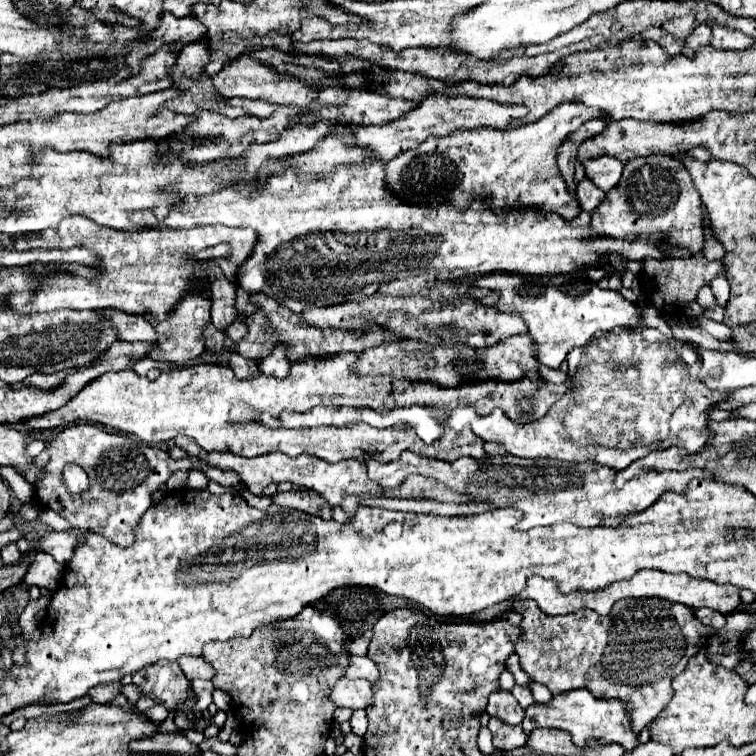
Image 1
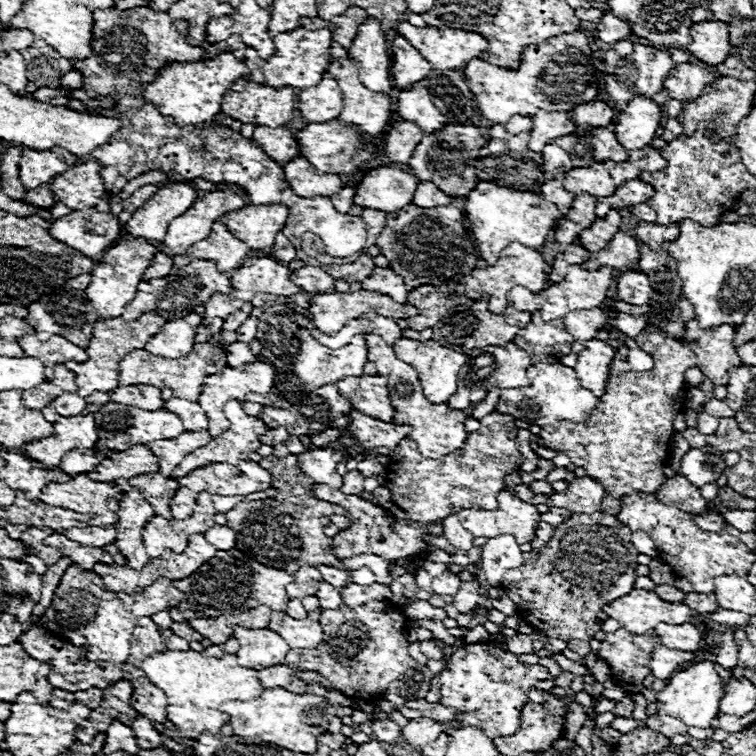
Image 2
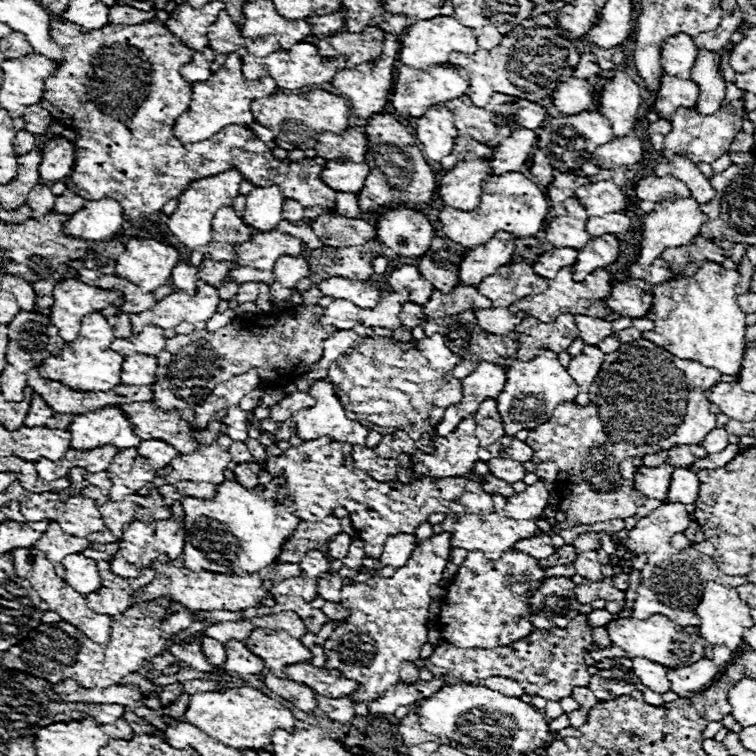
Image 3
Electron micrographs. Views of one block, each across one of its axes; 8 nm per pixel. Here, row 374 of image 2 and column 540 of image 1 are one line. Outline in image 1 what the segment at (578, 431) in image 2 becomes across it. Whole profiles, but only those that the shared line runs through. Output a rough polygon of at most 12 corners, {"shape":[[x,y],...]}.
{"shape":[[516,602],[516,654],[554,696],[626,702],[634,732],[714,634],[692,608]]}

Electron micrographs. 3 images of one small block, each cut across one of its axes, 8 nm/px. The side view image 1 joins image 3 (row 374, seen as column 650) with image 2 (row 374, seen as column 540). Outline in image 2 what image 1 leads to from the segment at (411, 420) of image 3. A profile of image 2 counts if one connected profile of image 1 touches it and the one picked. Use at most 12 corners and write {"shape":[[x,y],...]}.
{"shape":[[400,338],[394,354],[418,372],[426,400],[448,402],[469,357],[436,340]]}

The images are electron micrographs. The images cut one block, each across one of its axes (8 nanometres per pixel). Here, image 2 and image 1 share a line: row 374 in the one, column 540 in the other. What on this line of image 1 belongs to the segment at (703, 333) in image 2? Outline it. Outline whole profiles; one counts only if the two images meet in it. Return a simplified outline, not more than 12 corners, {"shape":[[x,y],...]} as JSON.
{"shape":[[572,690],[526,710],[534,728],[566,730],[576,746],[590,738],[632,752],[628,708]]}

